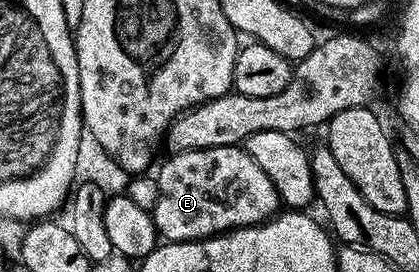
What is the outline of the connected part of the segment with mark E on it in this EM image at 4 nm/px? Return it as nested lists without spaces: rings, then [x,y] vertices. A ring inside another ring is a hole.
[[[242,147],[198,148],[166,158],[157,171],[159,197],[153,210],[155,231],[164,241],[210,240],[236,228],[254,228],[280,211],[275,183]]]

